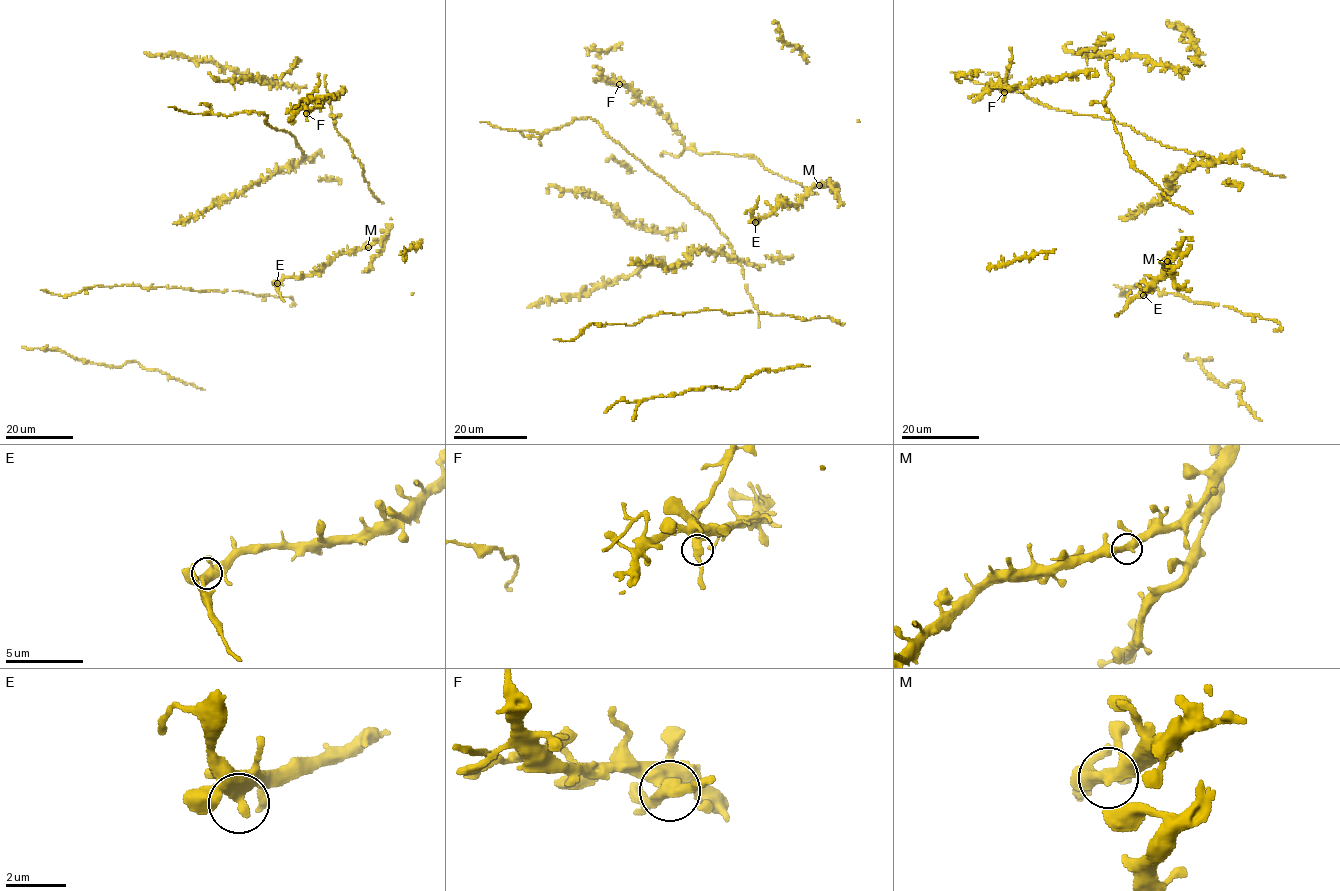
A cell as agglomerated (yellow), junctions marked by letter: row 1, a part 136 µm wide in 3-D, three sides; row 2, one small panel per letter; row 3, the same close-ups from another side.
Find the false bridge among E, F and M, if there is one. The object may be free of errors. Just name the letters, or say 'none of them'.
F

